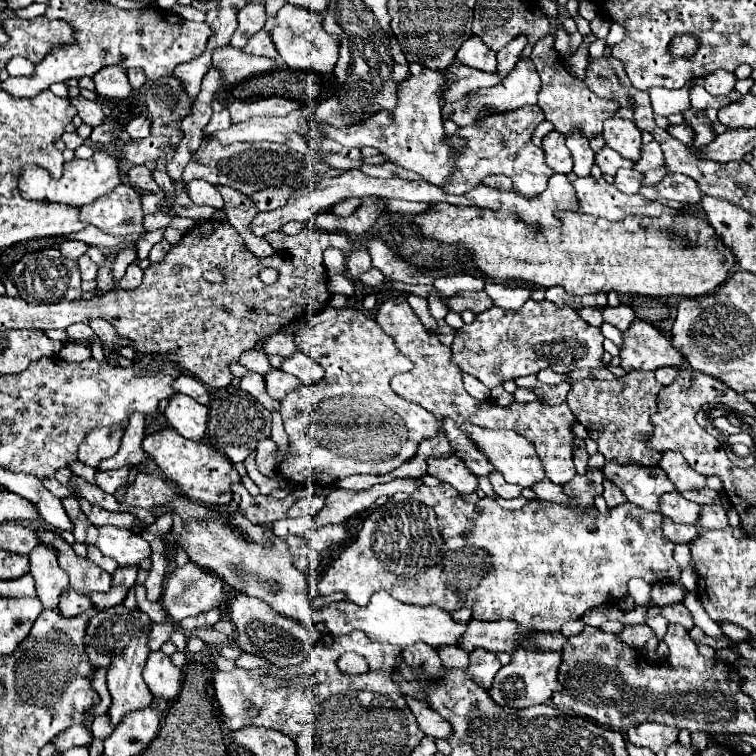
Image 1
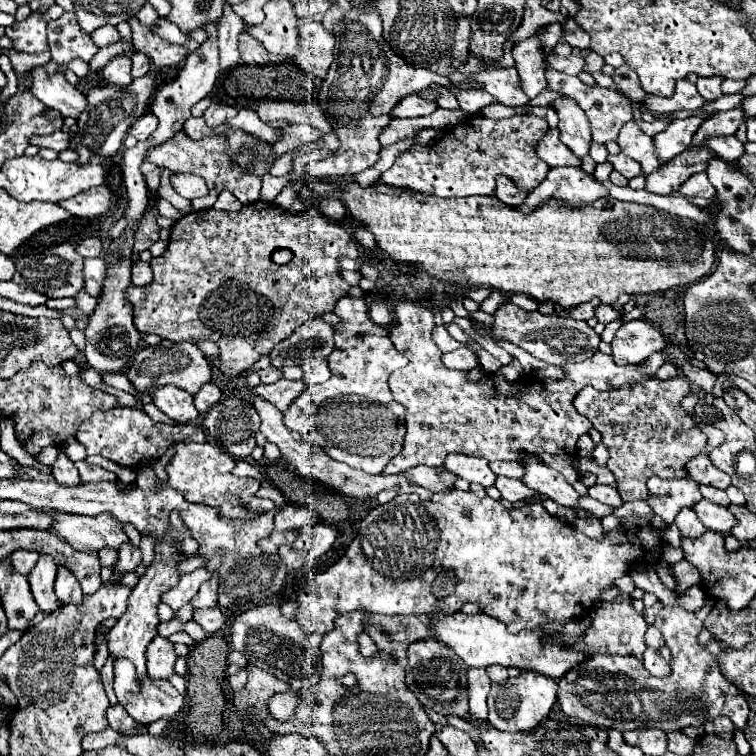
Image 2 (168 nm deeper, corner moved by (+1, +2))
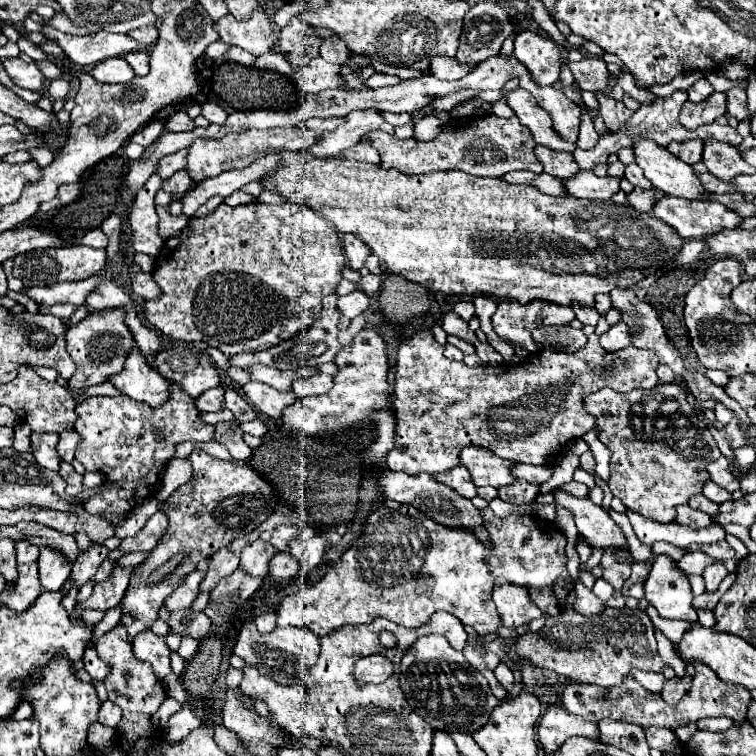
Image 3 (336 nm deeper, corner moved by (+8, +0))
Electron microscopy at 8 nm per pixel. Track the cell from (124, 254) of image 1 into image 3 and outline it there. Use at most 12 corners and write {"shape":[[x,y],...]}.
{"shape":[[152,174],[130,210],[136,252],[156,256],[158,234],[154,194],[162,180]]}

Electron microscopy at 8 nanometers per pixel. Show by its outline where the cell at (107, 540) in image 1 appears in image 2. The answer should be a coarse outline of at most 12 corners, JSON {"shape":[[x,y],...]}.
{"shape":[[51,512],[51,530],[85,552],[119,548],[119,520]]}

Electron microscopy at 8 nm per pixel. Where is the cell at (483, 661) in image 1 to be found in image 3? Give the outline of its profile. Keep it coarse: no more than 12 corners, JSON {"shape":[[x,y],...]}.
{"shape":[[496,666],[494,676],[508,692],[514,686],[510,666]]}

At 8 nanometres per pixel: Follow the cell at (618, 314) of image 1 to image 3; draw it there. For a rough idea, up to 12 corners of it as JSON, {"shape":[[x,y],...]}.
{"shape":[[574,306],[582,324],[596,326],[600,314],[596,308]]}

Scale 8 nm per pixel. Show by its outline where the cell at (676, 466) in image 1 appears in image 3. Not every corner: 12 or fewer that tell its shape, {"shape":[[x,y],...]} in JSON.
{"shape":[[726,458],[708,462],[710,480],[728,492],[738,490]]}

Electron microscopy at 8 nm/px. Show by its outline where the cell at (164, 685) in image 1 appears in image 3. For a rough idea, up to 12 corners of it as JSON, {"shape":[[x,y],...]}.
{"shape":[[144,630],[134,638],[134,656],[150,662],[164,680],[170,674],[170,648],[162,636]]}

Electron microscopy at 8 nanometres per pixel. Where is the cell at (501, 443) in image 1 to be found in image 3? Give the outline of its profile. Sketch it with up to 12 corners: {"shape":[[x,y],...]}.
{"shape":[[552,488],[554,502],[572,512],[592,548],[618,546],[628,560],[626,538],[602,506]]}

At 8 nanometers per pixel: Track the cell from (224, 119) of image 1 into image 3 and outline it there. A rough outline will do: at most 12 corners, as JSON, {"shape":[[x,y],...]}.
{"shape":[[214,102],[202,104],[210,124],[224,124],[228,114]]}

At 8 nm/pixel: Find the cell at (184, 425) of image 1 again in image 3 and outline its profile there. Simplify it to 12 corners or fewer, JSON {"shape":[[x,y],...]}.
{"shape":[[138,346],[110,382],[126,396],[158,408],[170,382],[150,370]]}

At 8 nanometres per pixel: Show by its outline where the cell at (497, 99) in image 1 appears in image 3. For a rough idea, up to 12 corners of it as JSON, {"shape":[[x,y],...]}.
{"shape":[[532,30],[514,38],[514,56],[538,86],[560,76],[556,42]]}

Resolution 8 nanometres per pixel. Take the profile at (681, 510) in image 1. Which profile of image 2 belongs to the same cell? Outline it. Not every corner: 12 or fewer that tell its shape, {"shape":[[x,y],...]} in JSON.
{"shape":[[709,500],[693,506],[713,532],[729,534],[737,518],[727,506]]}

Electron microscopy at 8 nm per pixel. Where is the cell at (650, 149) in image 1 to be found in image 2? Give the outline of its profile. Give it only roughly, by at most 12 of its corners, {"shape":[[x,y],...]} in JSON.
{"shape":[[709,118],[673,120],[655,136],[657,154],[669,162],[689,148],[693,132]]}

